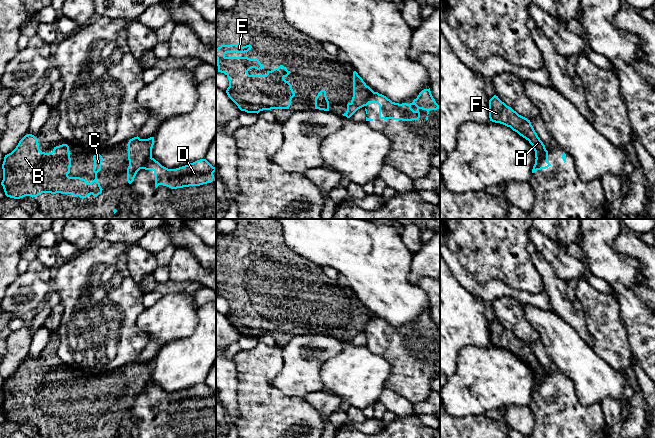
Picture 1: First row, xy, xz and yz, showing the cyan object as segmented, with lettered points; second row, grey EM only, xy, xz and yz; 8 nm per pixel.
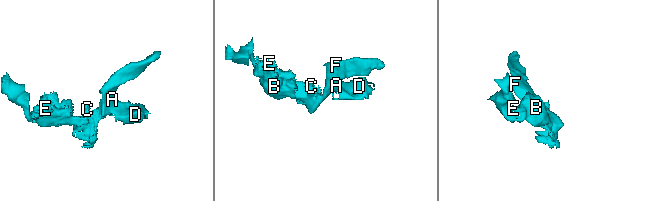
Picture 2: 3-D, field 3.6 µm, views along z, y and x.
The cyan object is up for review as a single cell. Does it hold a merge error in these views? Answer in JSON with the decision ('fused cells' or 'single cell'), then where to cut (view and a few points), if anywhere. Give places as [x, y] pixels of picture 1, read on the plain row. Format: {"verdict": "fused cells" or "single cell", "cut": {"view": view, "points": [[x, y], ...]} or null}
{"verdict": "fused cells", "cut": {"view": "xz", "points": [[373, 315], [363, 329]]}}

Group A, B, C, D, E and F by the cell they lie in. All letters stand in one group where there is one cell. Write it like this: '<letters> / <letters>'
A B C E F / D

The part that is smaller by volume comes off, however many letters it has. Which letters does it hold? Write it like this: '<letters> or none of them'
D

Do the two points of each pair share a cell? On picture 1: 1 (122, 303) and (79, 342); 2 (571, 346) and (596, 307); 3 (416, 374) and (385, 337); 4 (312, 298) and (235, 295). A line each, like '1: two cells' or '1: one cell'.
1: one cell
2: two cells
3: one cell
4: one cell

